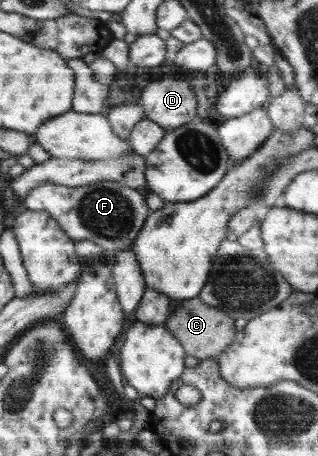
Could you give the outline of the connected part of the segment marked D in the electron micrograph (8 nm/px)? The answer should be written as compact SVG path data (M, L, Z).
M164 76L144 88L139 104L146 118L165 131L184 126L198 116L198 103L190 84L174 76Z

